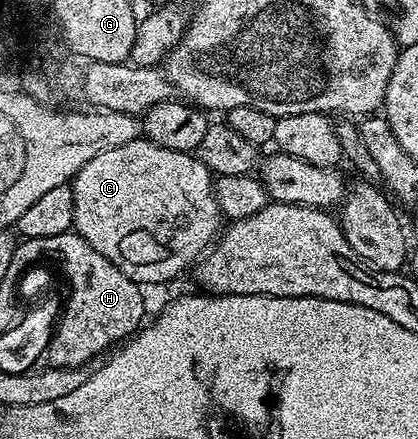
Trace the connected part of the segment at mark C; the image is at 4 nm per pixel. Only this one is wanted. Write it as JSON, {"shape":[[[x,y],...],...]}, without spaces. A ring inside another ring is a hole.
{"shape":[[[148,137],[135,139],[126,145],[118,145],[118,149],[106,149],[102,153],[98,153],[98,157],[90,157],[90,161],[86,161],[86,165],[82,165],[82,169],[76,174],[76,178],[72,180],[70,186],[74,193],[74,221],[72,226],[76,234],[81,235],[90,245],[94,245],[94,249],[98,249],[98,253],[102,253],[102,257],[106,257],[106,261],[110,261],[110,265],[122,269],[122,273],[126,273],[126,277],[130,277],[130,281],[141,285],[168,283],[171,279],[178,278],[192,262],[193,266],[215,244],[222,231],[222,223],[220,227],[222,214],[216,200],[212,171],[206,169],[206,165],[202,165],[202,161],[196,158],[195,154],[163,148],[162,145],[152,142]]]}

